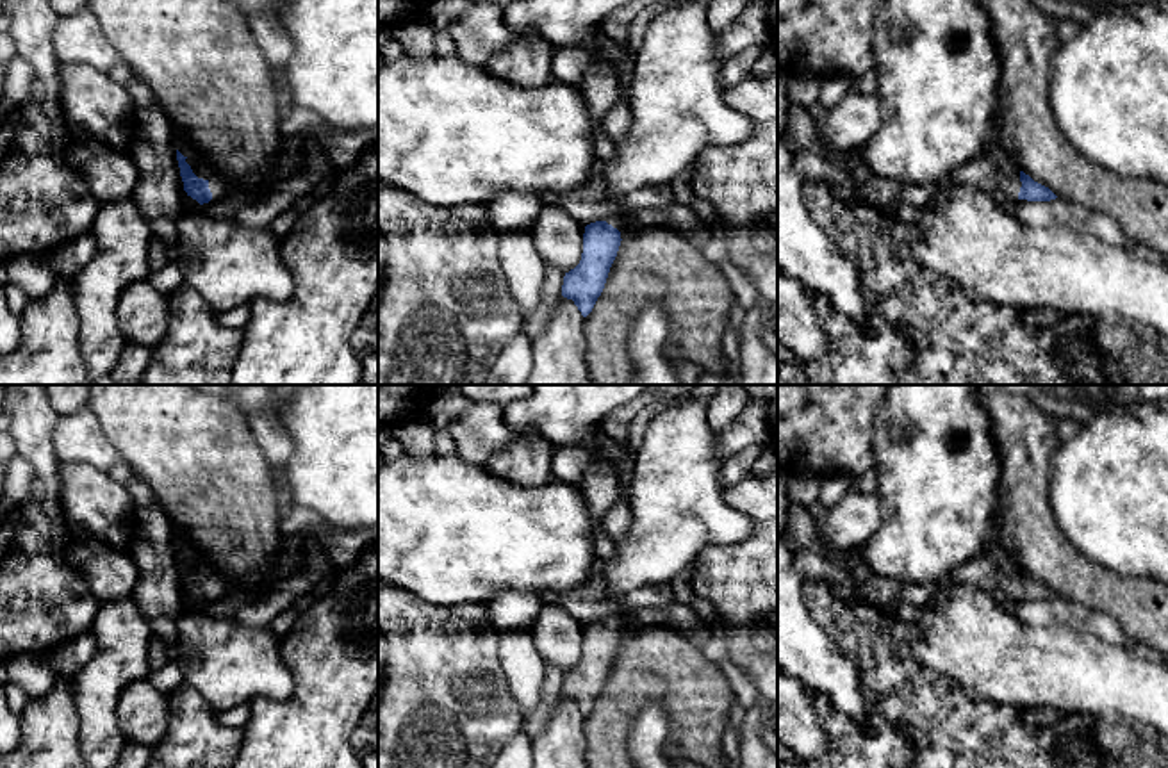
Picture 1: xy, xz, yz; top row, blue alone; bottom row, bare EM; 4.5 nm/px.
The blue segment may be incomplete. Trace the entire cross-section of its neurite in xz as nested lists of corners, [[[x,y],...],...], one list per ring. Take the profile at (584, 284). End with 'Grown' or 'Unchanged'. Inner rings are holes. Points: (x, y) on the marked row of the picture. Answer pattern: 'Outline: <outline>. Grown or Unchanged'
Outline: [[[619,208],[605,221],[585,226],[583,253],[580,264],[565,273],[562,296],[572,299],[587,317],[601,296],[610,267],[621,246],[621,230],[626,228],[628,208]]]. Grown

